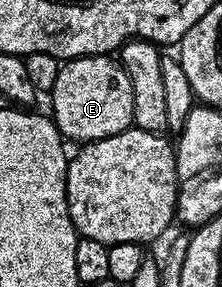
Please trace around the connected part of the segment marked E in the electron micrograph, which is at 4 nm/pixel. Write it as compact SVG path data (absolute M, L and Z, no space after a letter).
M86 55L80 59L66 60L57 73L57 85L49 92L51 111L57 129L64 140L75 142L75 145L92 143L105 137L113 137L126 127L134 124L133 117L133 85L129 85L129 77L125 69L111 55Z

